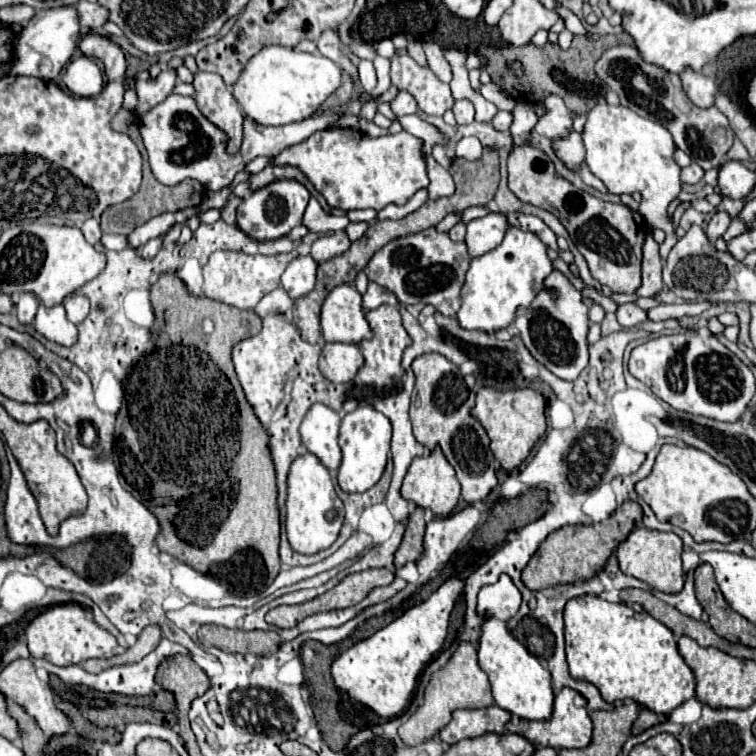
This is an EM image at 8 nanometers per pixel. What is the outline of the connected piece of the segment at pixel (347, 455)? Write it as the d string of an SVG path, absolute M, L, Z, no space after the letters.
M365 403L359 404L356 410L344 414L340 426L342 464L338 468L338 484L344 492L366 492L380 480L390 452L390 436L392 426L388 418Z

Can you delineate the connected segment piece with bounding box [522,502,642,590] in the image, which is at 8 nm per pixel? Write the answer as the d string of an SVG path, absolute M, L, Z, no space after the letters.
M624 502L608 520L588 524L588 526L564 526L552 532L538 552L530 558L528 566L522 572L522 582L530 590L544 590L556 584L570 584L576 580L592 578L596 572L604 568L610 554L618 544L636 528L638 520L642 520L642 508L636 502Z

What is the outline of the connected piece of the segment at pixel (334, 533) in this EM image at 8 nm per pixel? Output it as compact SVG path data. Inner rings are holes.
M306 452L298 456L288 472L288 498L286 498L286 534L292 550L300 554L316 554L334 544L344 522L342 500L334 492L332 478L320 460Z

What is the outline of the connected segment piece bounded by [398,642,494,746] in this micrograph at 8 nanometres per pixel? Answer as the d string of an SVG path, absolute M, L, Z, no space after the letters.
M462 642L458 646L458 650L454 652L454 656L450 658L450 662L432 676L432 680L424 692L424 706L418 708L416 714L398 728L398 736L406 746L418 746L418 744L438 736L440 730L452 720L454 710L488 708L492 704L494 704L494 700L490 694L490 682L488 682L486 672L478 666L476 650L472 644Z

